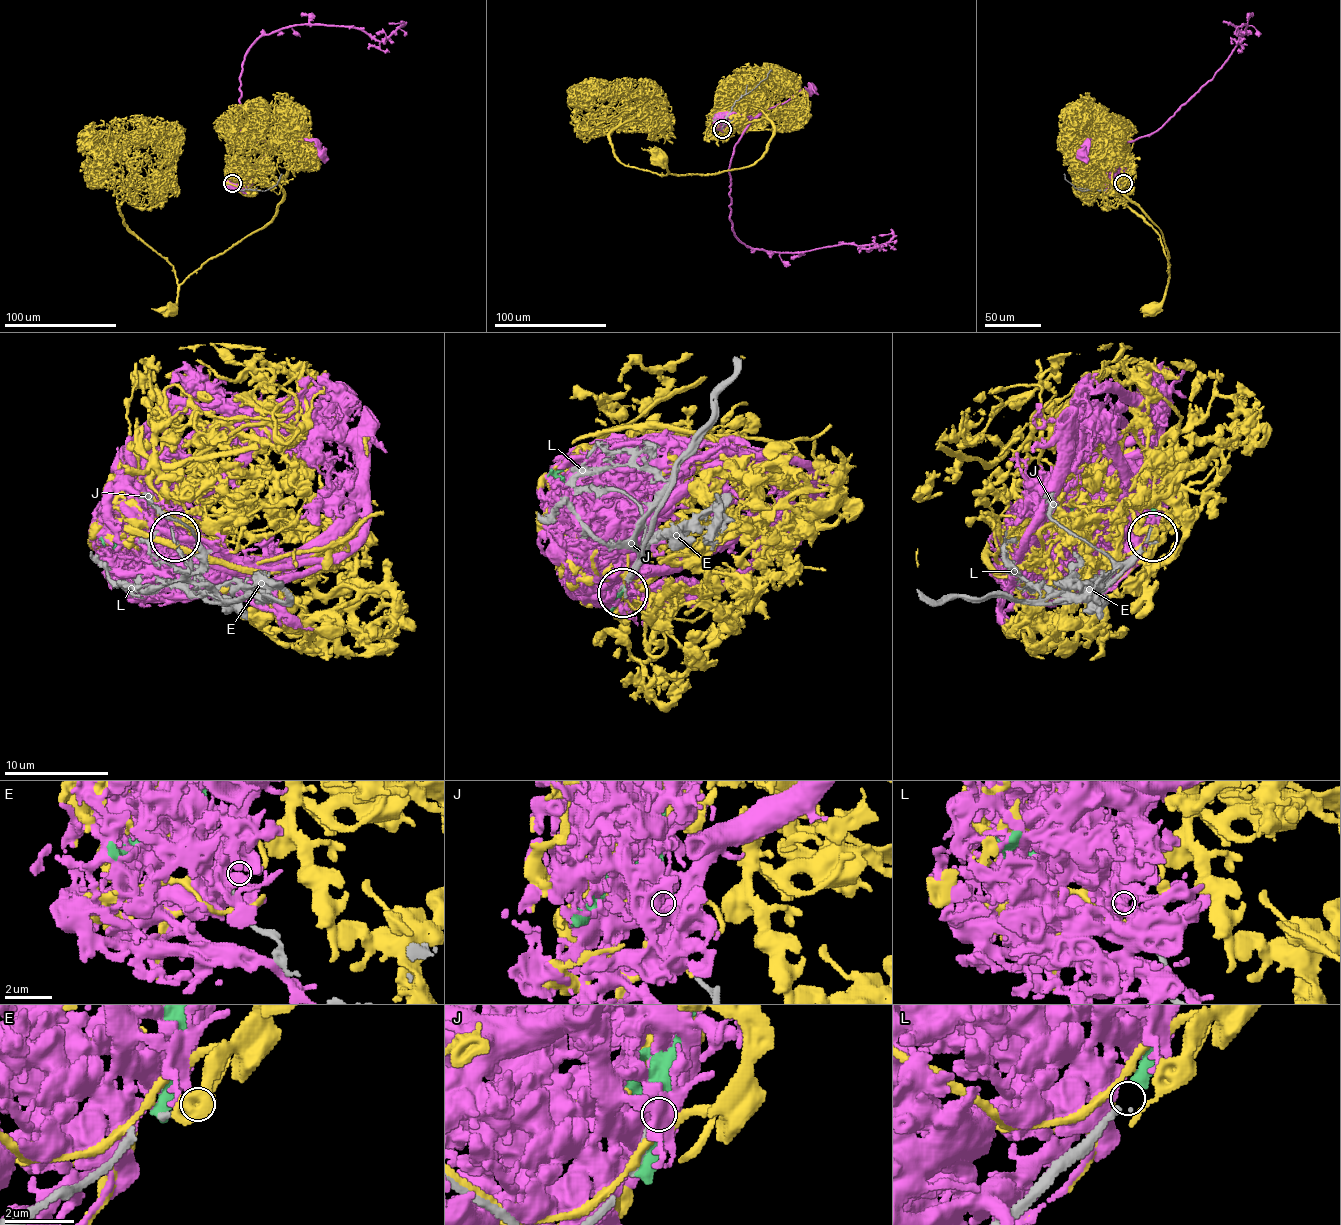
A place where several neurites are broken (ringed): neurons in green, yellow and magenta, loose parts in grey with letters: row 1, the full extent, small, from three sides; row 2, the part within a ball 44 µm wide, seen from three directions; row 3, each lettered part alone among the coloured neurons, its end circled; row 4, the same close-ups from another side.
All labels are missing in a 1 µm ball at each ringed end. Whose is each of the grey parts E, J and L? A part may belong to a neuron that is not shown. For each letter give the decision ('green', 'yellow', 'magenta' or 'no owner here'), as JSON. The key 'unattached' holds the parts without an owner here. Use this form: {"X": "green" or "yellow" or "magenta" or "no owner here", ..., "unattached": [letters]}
{"E": "yellow", "J": "no owner here", "L": "green", "unattached": ["J"]}

